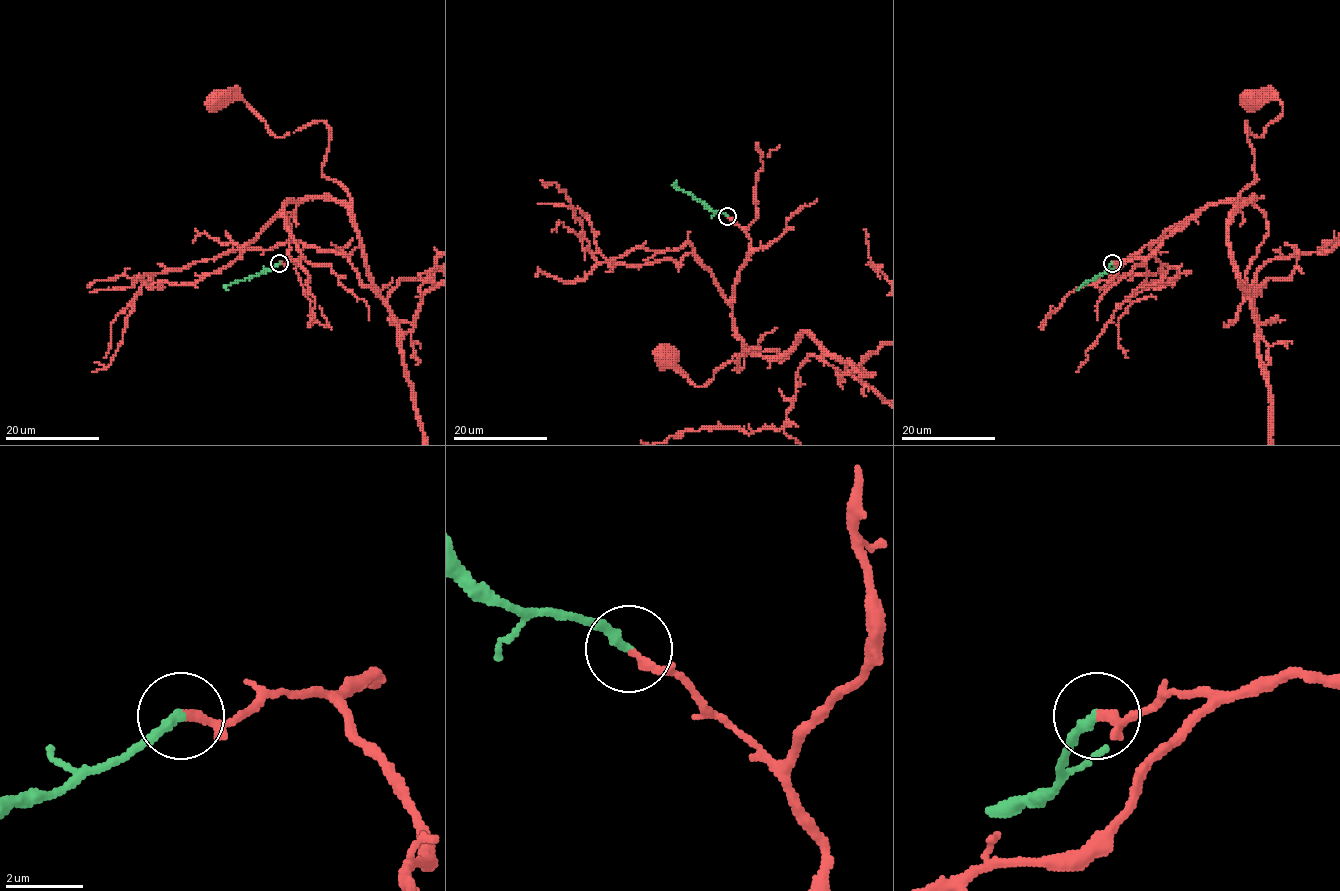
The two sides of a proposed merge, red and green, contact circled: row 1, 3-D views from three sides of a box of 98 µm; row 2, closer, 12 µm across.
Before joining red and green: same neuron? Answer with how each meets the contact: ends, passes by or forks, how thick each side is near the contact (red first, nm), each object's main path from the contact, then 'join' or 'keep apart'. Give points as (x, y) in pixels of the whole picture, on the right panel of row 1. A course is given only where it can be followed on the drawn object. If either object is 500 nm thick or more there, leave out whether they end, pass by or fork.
red ends; green ends; calibres 200 and 240 nm; course red (1112, 263), (1253, 197), (1237, 205), (1256, 179), (1247, 121), (1260, 137), (1282, 112), (1253, 100); course green (1112, 263), (1106, 273), (1077, 290); join

